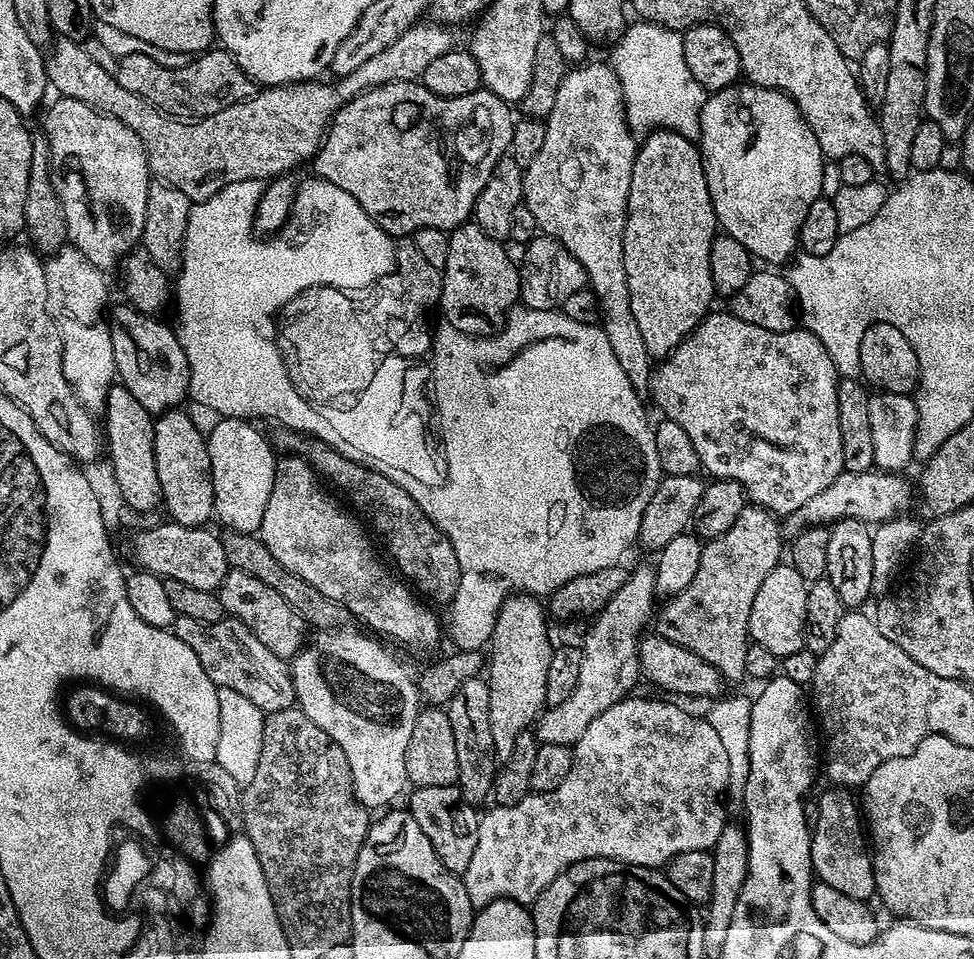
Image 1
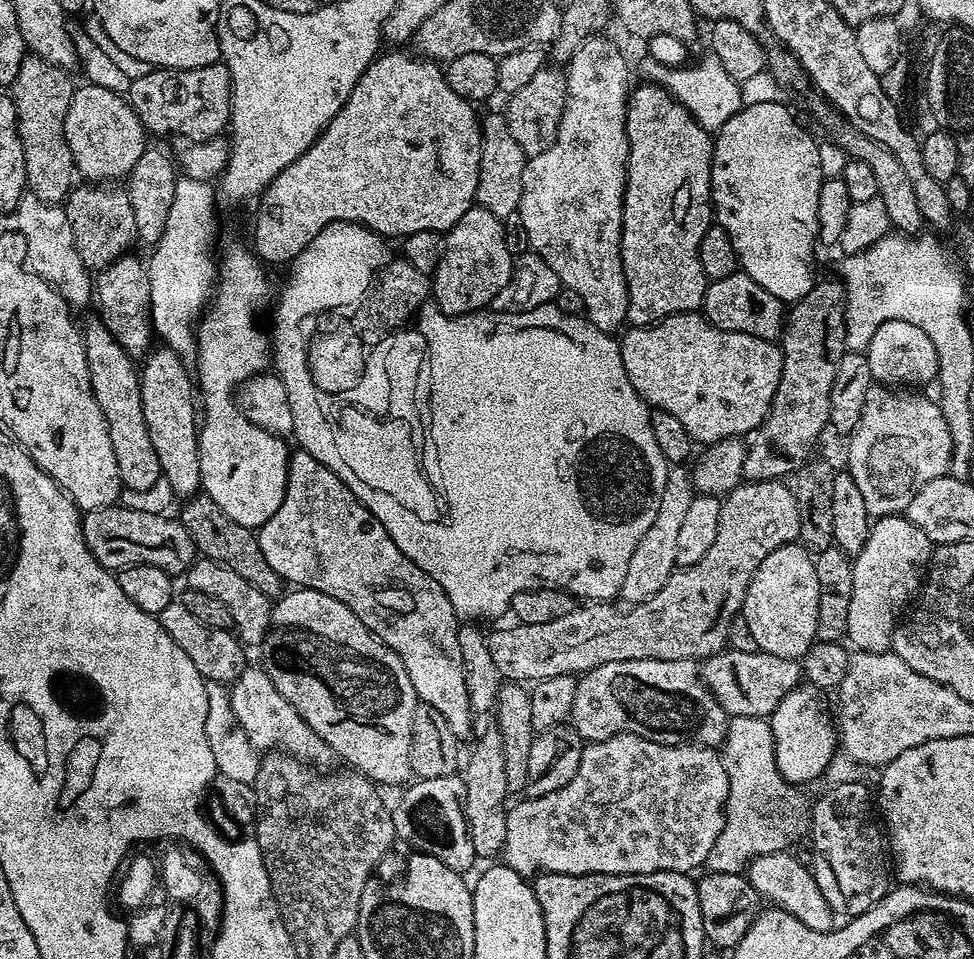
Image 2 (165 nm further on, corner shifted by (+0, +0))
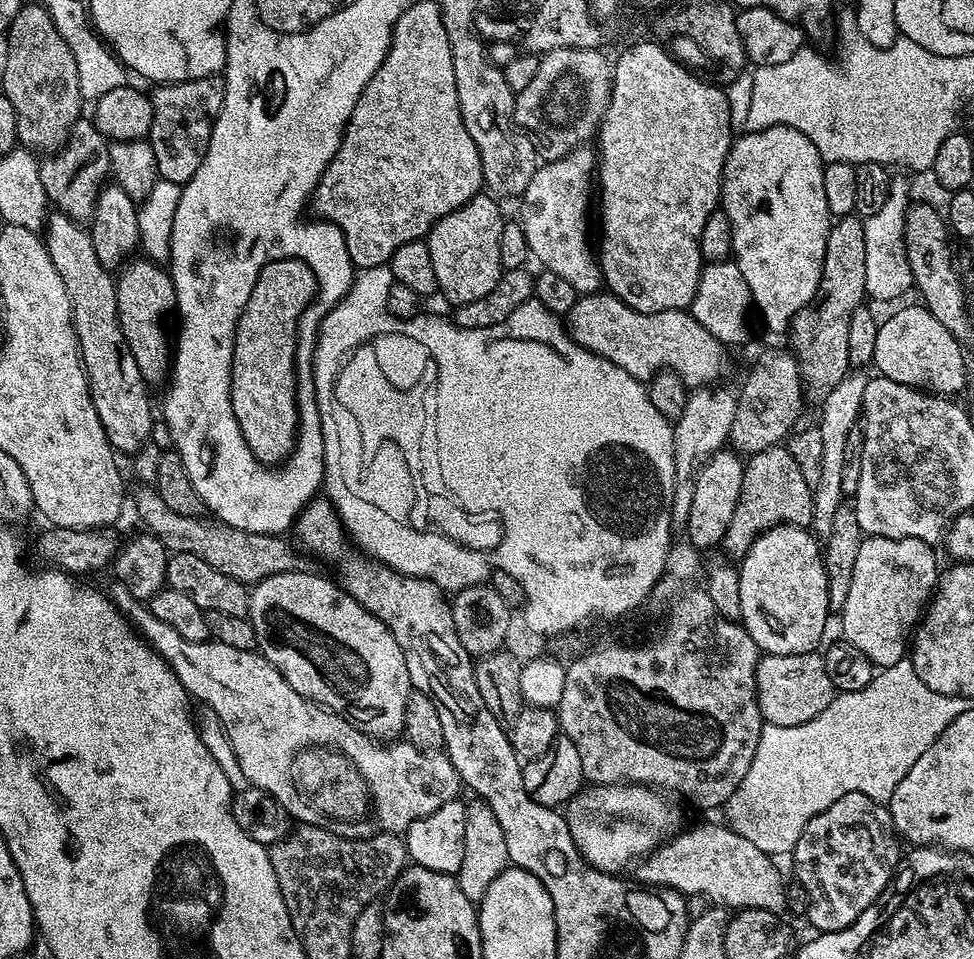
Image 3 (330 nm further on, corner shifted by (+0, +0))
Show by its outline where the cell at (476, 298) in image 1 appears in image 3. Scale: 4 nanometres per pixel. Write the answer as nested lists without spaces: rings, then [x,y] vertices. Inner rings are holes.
[[[481,194],[470,198],[458,210],[446,214],[428,231],[426,243],[430,250],[430,262],[434,262],[434,278],[439,295],[445,296],[452,306],[478,302],[478,298],[486,298],[494,286],[498,286],[498,278],[502,271],[500,259],[498,258],[498,242],[502,238],[502,226],[506,222],[506,216],[500,213],[497,201],[491,195]]]

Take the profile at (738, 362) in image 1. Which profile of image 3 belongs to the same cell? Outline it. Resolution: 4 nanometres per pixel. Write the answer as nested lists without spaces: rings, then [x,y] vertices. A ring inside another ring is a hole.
[[[607,290],[581,295],[568,311],[566,328],[573,340],[587,352],[614,362],[635,380],[647,382],[657,372],[676,372],[682,382],[695,390],[712,386],[728,364],[725,345],[706,326],[698,323],[688,310],[635,312],[626,302]]]

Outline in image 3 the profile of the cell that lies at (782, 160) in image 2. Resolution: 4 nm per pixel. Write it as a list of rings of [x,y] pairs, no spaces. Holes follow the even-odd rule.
[[[775,124],[766,130],[744,132],[737,135],[733,139],[728,151],[728,157],[724,163],[724,173],[720,179],[720,204],[722,205],[722,211],[726,214],[726,218],[730,218],[732,256],[738,266],[738,270],[742,270],[742,278],[746,278],[746,286],[750,286],[750,294],[752,295],[755,311],[758,313],[758,316],[760,312],[765,326],[772,332],[787,333],[792,320],[796,316],[796,312],[802,310],[802,306],[806,306],[814,298],[814,294],[818,290],[818,282],[822,278],[822,262],[826,254],[826,238],[830,227],[830,213],[826,206],[826,186],[822,186],[825,163],[826,161],[818,154],[814,142],[810,142],[810,138],[806,138],[806,134],[781,124]]]

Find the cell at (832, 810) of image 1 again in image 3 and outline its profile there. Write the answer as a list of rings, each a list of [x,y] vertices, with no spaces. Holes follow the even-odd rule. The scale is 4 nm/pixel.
[[[861,792],[842,794],[838,802],[830,802],[822,814],[814,814],[814,818],[806,822],[796,849],[790,854],[790,861],[796,867],[797,882],[808,895],[808,920],[816,927],[817,933],[837,932],[850,926],[871,904],[879,901],[898,871],[902,859],[899,843],[901,841],[887,807],[874,798],[866,798],[866,794]]]

